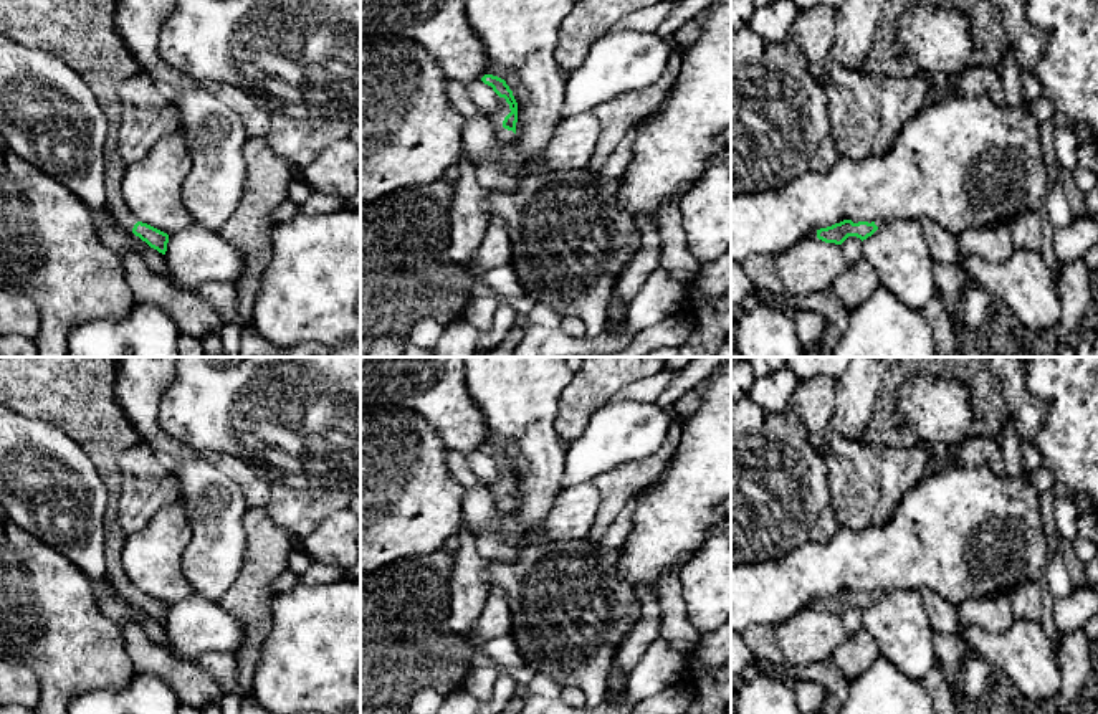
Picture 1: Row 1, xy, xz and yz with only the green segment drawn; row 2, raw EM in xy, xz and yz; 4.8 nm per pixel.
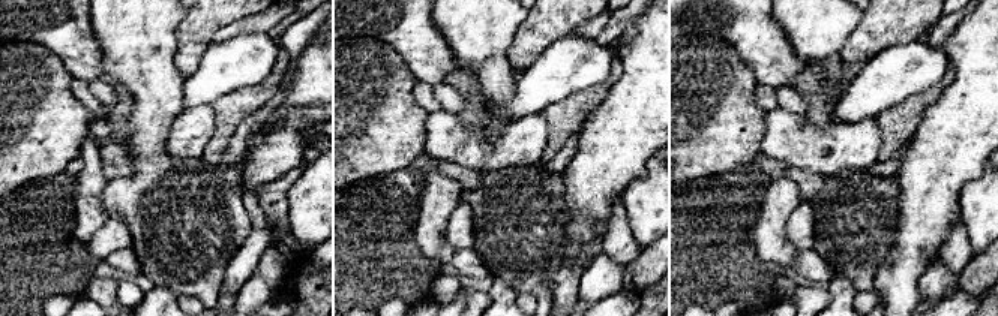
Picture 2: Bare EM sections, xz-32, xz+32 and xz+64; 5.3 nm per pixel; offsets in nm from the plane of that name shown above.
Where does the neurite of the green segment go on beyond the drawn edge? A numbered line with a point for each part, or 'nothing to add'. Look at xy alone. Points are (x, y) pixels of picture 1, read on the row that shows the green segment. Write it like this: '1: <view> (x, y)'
1: xy (81, 32)

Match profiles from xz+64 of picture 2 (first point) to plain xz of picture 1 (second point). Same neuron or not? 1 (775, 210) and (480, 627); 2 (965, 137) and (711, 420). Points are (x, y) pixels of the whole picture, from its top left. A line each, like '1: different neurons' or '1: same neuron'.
1: different neurons
2: same neuron

